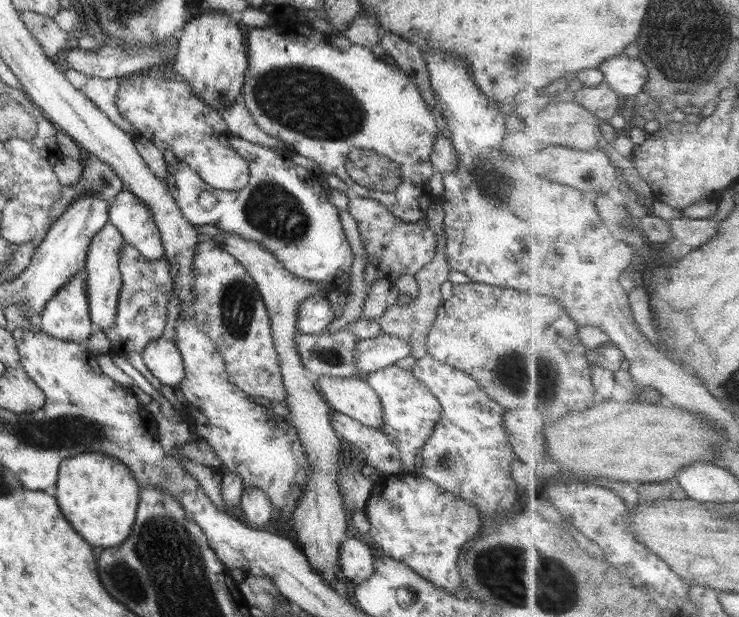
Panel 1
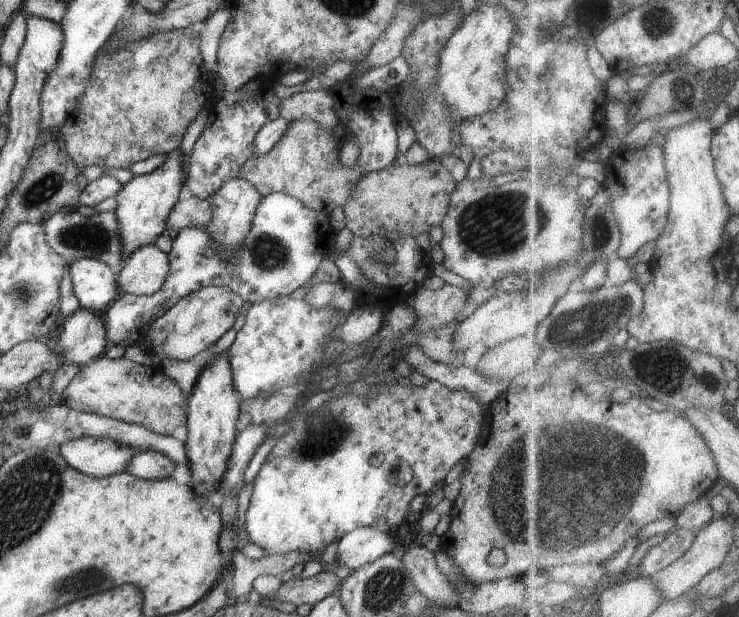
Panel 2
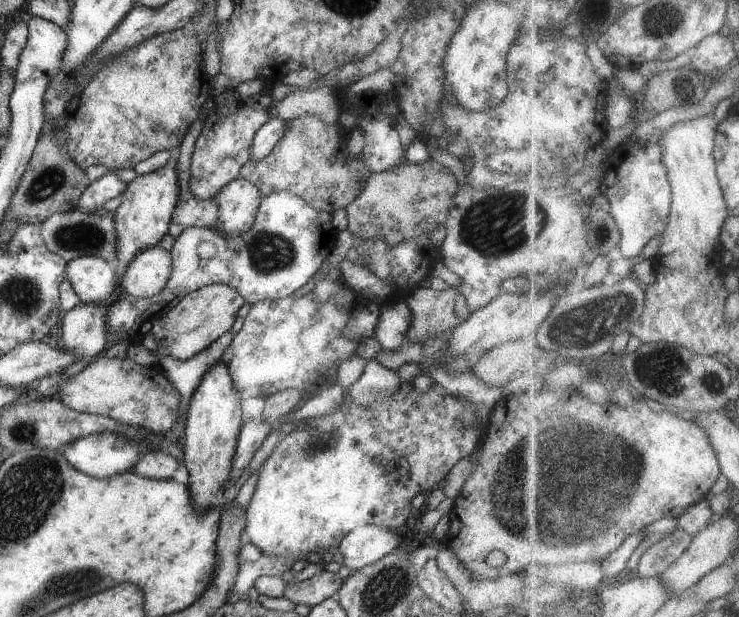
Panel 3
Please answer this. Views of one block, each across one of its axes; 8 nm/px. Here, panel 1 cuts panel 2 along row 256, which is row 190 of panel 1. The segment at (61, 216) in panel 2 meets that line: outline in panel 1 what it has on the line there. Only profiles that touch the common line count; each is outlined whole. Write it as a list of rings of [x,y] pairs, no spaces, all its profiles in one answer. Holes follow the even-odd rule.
[[[84,154],[82,176],[76,185],[63,186],[61,197],[50,209],[49,221],[52,224],[62,211],[82,193],[98,193],[104,200],[112,203],[113,198],[124,189],[124,183],[116,176],[111,166],[101,162],[92,154]]]

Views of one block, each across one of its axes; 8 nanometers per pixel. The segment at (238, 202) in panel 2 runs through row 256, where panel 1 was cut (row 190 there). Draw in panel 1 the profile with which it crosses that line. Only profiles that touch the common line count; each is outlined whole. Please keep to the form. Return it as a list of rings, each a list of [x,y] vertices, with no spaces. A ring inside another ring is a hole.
[[[145,73],[135,74],[131,77],[124,77],[123,81],[120,82],[118,92],[116,92],[115,103],[118,107],[119,113],[122,115],[122,118],[127,120],[133,126],[133,130],[135,130],[136,135],[144,136],[144,138],[152,141],[154,145],[160,149],[160,151],[171,151],[178,160],[184,162],[184,164],[188,166],[189,170],[194,170],[202,177],[206,187],[209,187],[212,190],[218,190],[221,193],[225,193],[227,191],[242,190],[242,188],[249,183],[249,166],[244,161],[244,158],[241,158],[240,155],[234,151],[234,149],[230,148],[229,138],[232,136],[232,134],[229,131],[228,125],[223,119],[220,111],[210,108],[205,102],[202,102],[201,98],[196,97],[196,95],[191,92],[191,88],[185,81],[181,79],[150,78],[150,76],[146,75]]]

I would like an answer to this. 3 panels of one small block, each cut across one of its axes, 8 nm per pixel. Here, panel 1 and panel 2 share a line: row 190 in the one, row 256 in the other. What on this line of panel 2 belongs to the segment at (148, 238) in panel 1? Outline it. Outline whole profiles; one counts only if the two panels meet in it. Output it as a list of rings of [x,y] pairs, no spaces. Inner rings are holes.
[[[174,149],[166,154],[167,159],[159,169],[145,175],[136,175],[124,184],[115,196],[117,208],[115,215],[121,240],[122,260],[144,245],[154,245],[156,239],[167,230],[167,220],[178,199],[185,193],[184,162],[182,151]]]

